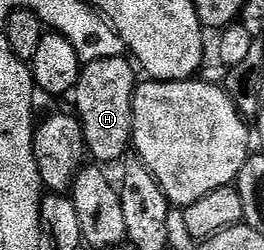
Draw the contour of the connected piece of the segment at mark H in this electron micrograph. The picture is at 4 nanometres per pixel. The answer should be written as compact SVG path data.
M126 56L100 58L83 67L72 93L74 104L78 107L76 115L82 122L82 139L86 142L89 159L94 159L91 161L102 166L119 163L126 148L128 152L132 144L136 87L133 67L135 68L135 65Z

